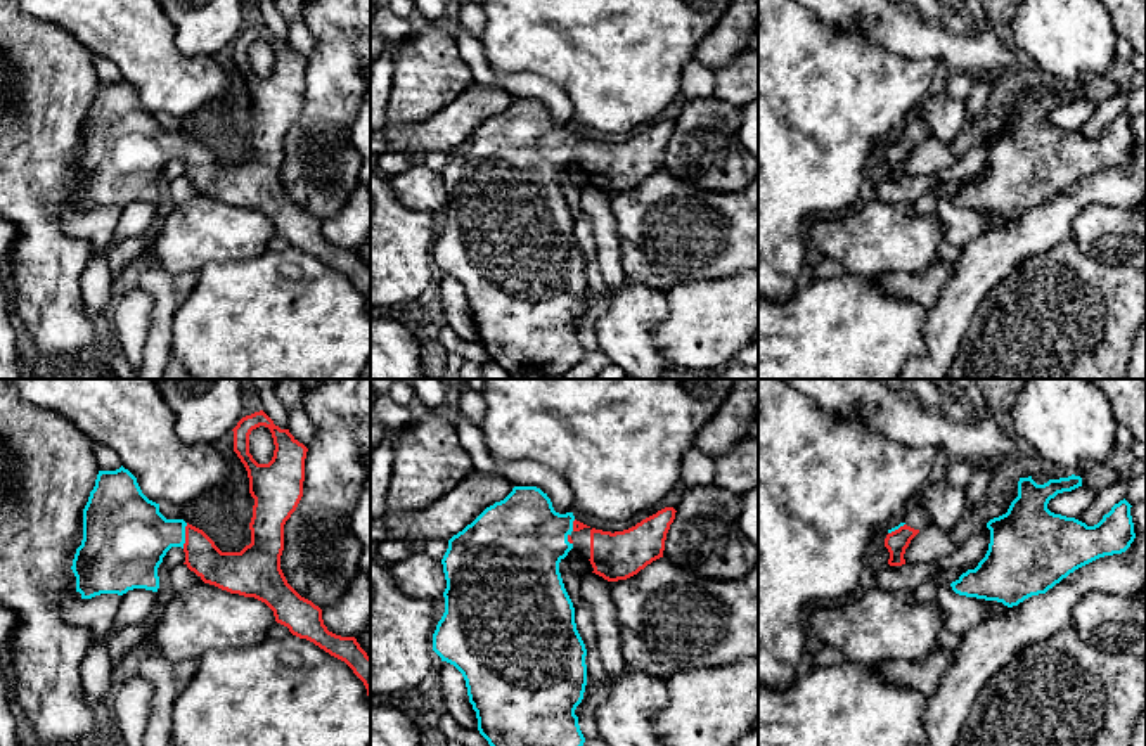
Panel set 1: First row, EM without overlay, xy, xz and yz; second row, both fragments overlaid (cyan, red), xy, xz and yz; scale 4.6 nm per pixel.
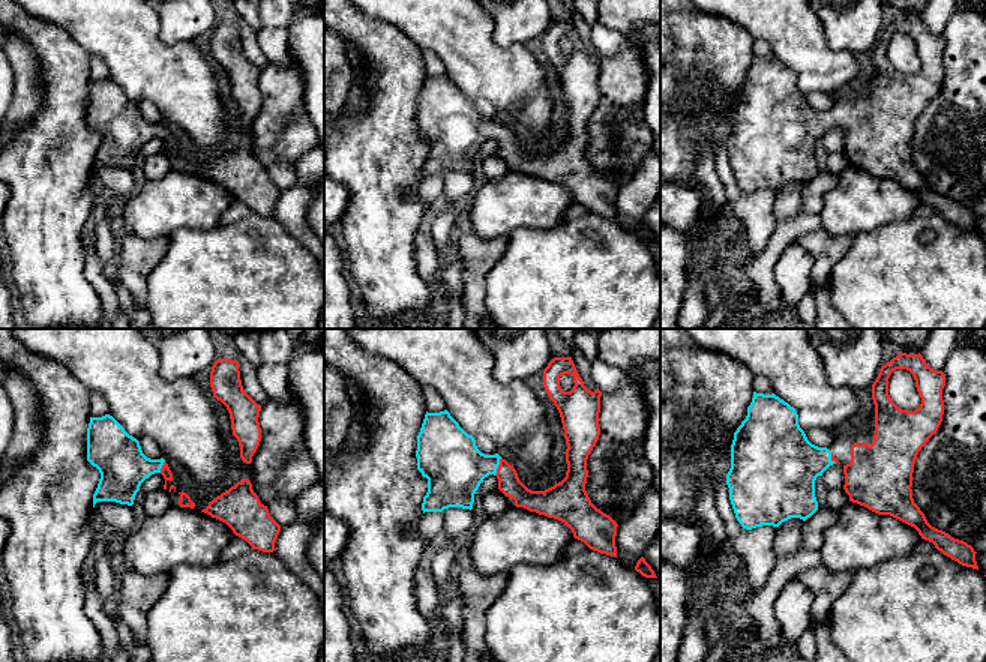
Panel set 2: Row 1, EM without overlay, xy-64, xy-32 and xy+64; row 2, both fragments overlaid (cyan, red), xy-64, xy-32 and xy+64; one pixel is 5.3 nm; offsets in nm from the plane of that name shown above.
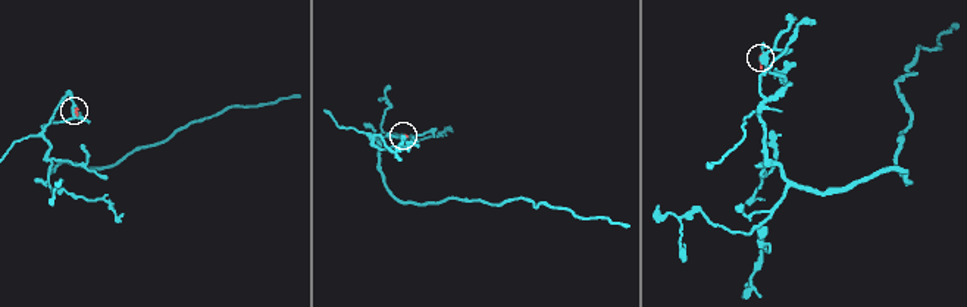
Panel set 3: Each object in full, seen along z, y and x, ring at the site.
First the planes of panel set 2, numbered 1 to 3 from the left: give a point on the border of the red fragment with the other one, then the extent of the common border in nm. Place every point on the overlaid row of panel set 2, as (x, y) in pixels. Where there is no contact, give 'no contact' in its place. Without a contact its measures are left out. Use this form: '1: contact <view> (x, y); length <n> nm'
1: contact xy-64 (161, 467); length 70 nm
2: contact xy-32 (497, 467); length 100 nm
3: contact xy+64 (830, 458); length 70 nm

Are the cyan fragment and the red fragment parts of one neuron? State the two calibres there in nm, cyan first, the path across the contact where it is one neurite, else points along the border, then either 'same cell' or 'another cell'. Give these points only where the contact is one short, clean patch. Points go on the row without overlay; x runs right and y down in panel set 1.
360/180 nm | across xy (130, 149), (184, 147), (218, 180), (225, 182) | same cell

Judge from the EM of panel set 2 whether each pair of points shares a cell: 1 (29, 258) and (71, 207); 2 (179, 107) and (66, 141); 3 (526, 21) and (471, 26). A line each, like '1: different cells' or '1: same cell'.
1: same cell
2: different cells
3: different cells

